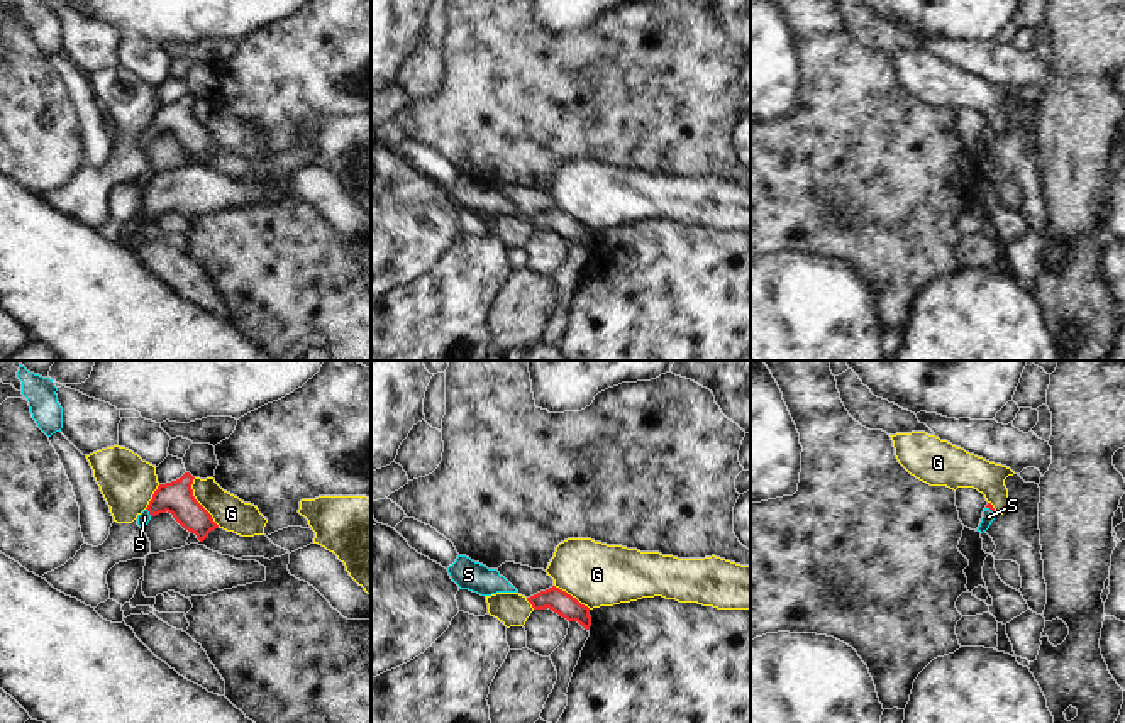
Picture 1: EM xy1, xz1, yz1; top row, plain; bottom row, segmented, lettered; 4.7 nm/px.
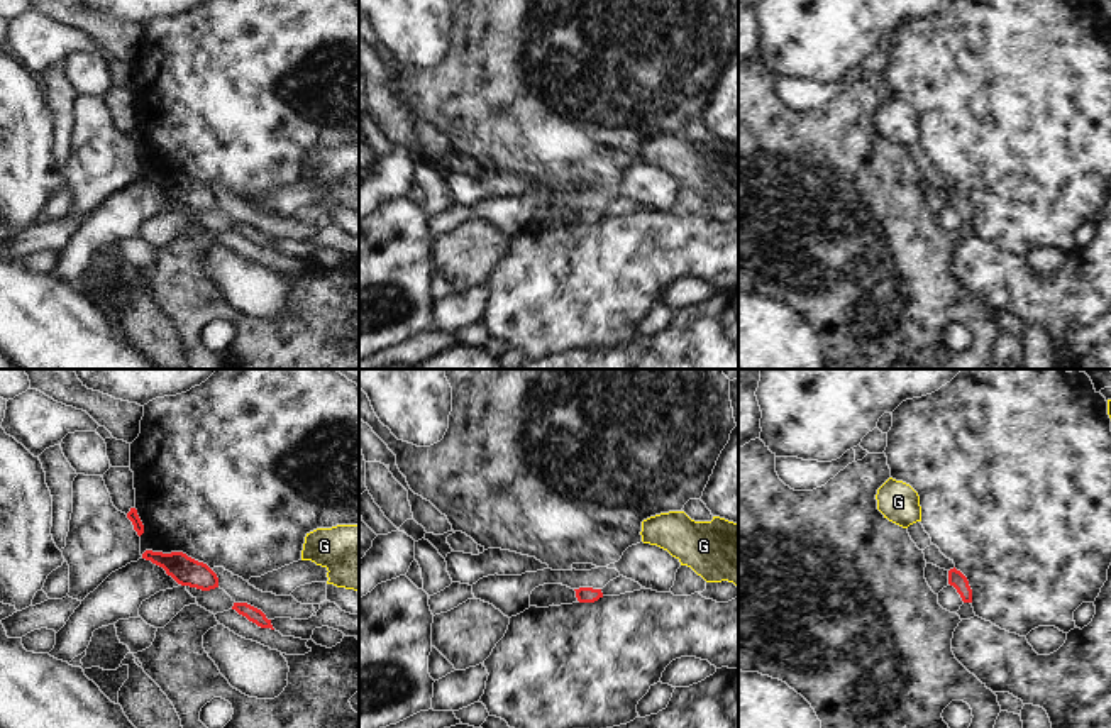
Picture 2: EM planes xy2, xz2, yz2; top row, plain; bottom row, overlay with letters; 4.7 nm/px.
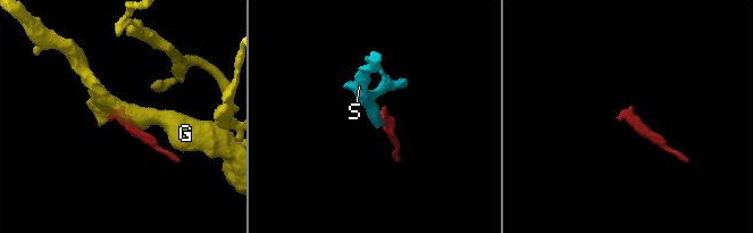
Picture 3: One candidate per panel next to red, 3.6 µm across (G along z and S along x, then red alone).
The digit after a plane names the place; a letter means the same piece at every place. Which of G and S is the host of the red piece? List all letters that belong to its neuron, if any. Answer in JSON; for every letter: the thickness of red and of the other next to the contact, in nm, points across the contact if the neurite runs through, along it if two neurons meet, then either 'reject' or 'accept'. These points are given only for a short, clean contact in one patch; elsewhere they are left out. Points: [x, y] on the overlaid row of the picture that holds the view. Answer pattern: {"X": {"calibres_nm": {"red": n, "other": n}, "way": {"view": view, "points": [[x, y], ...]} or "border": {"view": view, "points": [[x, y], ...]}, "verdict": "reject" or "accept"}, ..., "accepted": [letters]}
{"G": {"calibres_nm": {"red": 160, "other": 160}, "border": {"view": "xy1", "points": [[193, 478], [193, 498], [219, 527]]}, "verdict": "reject"}, "S": {"calibres_nm": {"red": 160, "other": 60}, "way": {"view": "xy1", "points": [[177, 496], [168, 496], [148, 510], [144, 517]]}, "verdict": "accept"}, "accepted": ["S"]}

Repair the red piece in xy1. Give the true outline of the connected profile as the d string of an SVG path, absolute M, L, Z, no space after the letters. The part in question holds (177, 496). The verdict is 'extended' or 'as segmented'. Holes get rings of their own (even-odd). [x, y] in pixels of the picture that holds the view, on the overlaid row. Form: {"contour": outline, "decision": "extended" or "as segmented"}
{"contour": "M185 472L180 479L159 484L147 508L137 515L137 525L144 530L147 522L159 513L171 513L173 518L203 542L219 525L212 515L193 496L193 476Z", "decision": "extended"}

